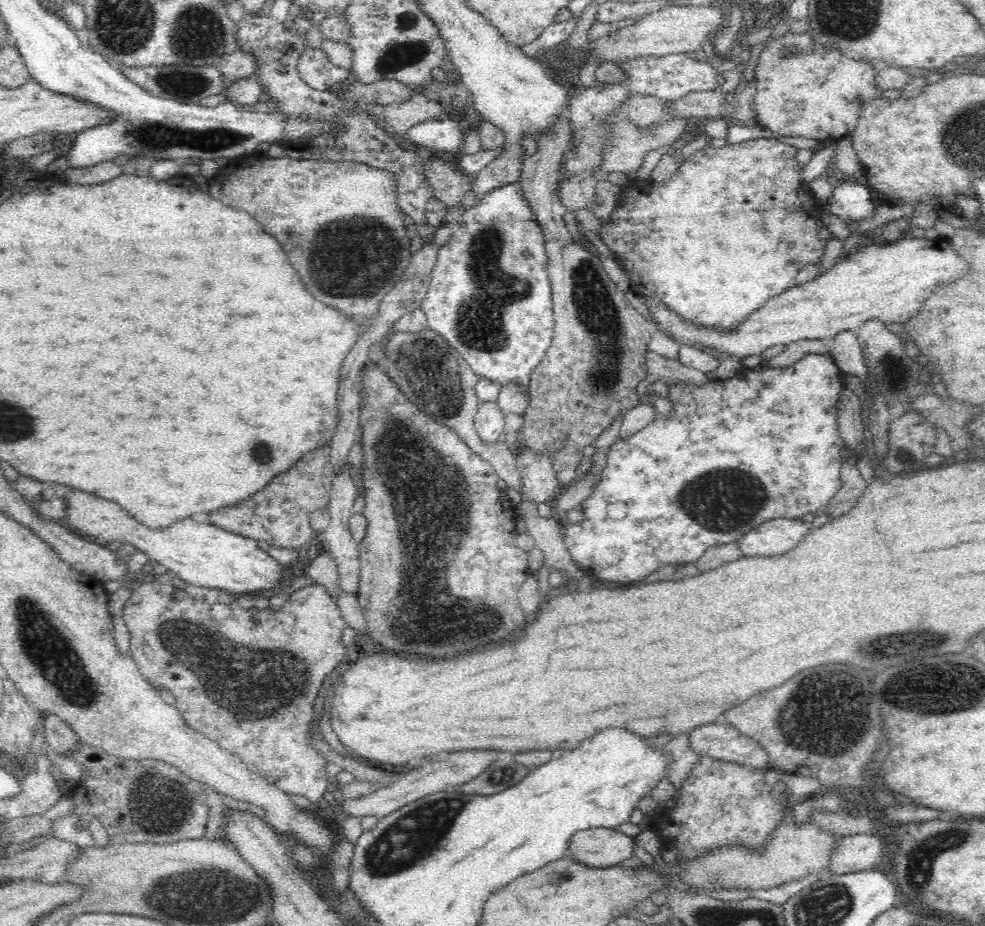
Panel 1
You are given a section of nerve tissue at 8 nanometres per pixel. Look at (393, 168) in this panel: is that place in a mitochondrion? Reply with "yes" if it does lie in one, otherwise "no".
no

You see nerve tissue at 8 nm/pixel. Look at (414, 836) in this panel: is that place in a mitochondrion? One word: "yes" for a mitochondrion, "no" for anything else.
yes

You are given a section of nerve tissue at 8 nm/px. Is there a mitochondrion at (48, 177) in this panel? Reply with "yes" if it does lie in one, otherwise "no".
no

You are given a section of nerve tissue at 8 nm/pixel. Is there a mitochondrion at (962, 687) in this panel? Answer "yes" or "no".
yes

